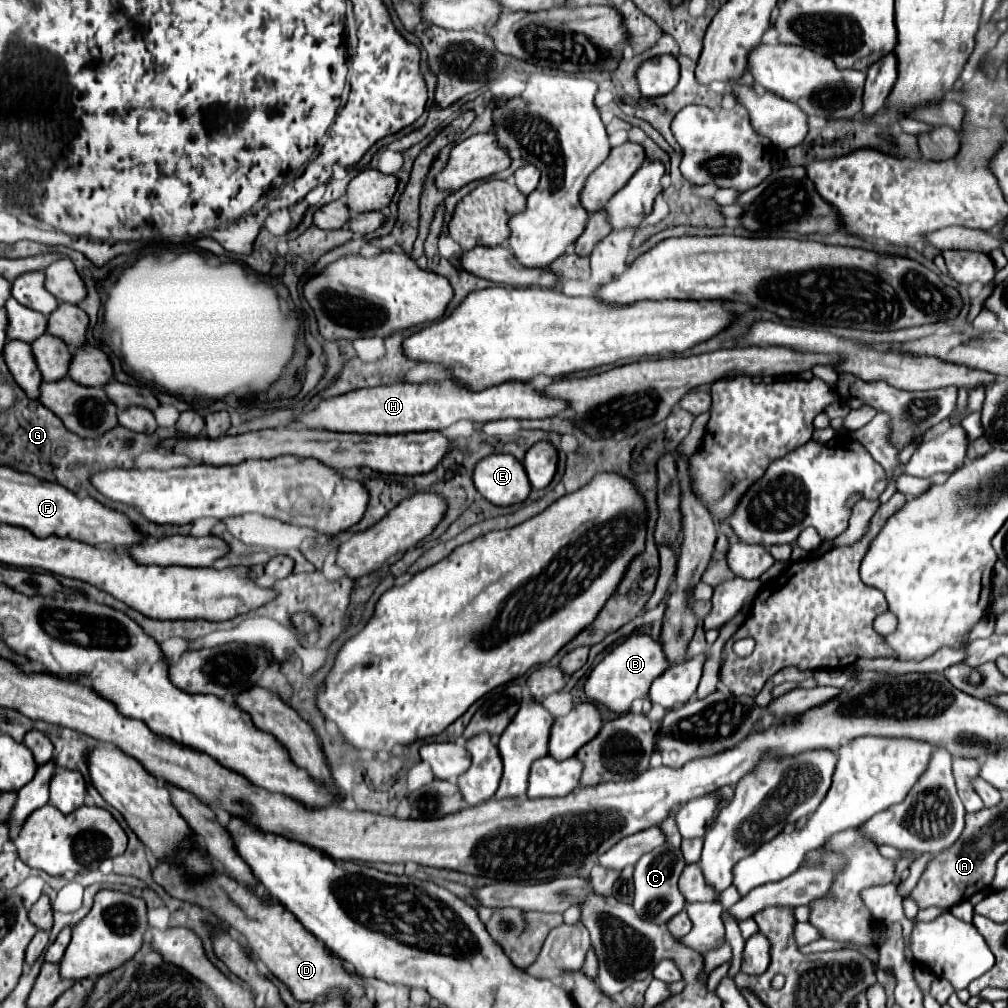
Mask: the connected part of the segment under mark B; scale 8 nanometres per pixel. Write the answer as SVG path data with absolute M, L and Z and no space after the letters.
M635 634L611 650L589 674L585 682L585 696L589 702L607 708L615 714L625 714L633 700L645 698L651 682L669 668L661 644L645 634Z

